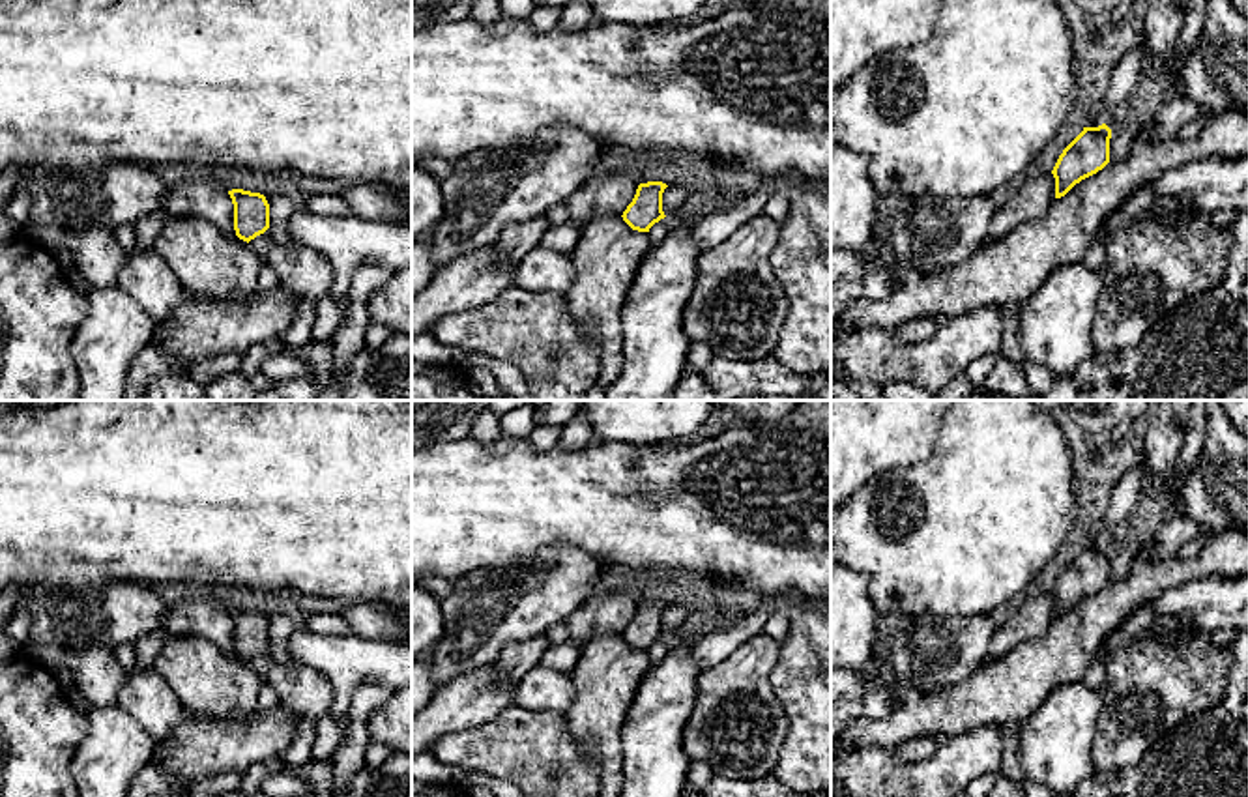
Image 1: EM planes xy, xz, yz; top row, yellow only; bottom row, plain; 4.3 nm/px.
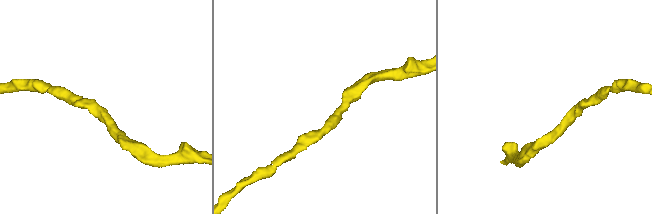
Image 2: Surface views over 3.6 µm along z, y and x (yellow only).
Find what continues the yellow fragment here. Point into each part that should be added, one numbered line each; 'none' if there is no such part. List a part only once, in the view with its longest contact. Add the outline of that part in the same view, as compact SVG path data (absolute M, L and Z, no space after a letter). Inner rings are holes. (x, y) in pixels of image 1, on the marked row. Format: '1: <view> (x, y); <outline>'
none

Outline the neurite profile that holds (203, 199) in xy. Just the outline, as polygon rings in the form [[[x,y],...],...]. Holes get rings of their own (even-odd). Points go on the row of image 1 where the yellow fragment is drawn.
[[[187,180],[170,185],[165,211],[176,217],[200,217],[234,238],[234,204],[230,195],[210,180]]]

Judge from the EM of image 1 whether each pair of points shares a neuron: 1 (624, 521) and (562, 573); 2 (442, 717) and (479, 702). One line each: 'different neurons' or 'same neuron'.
1: different neurons
2: same neuron

